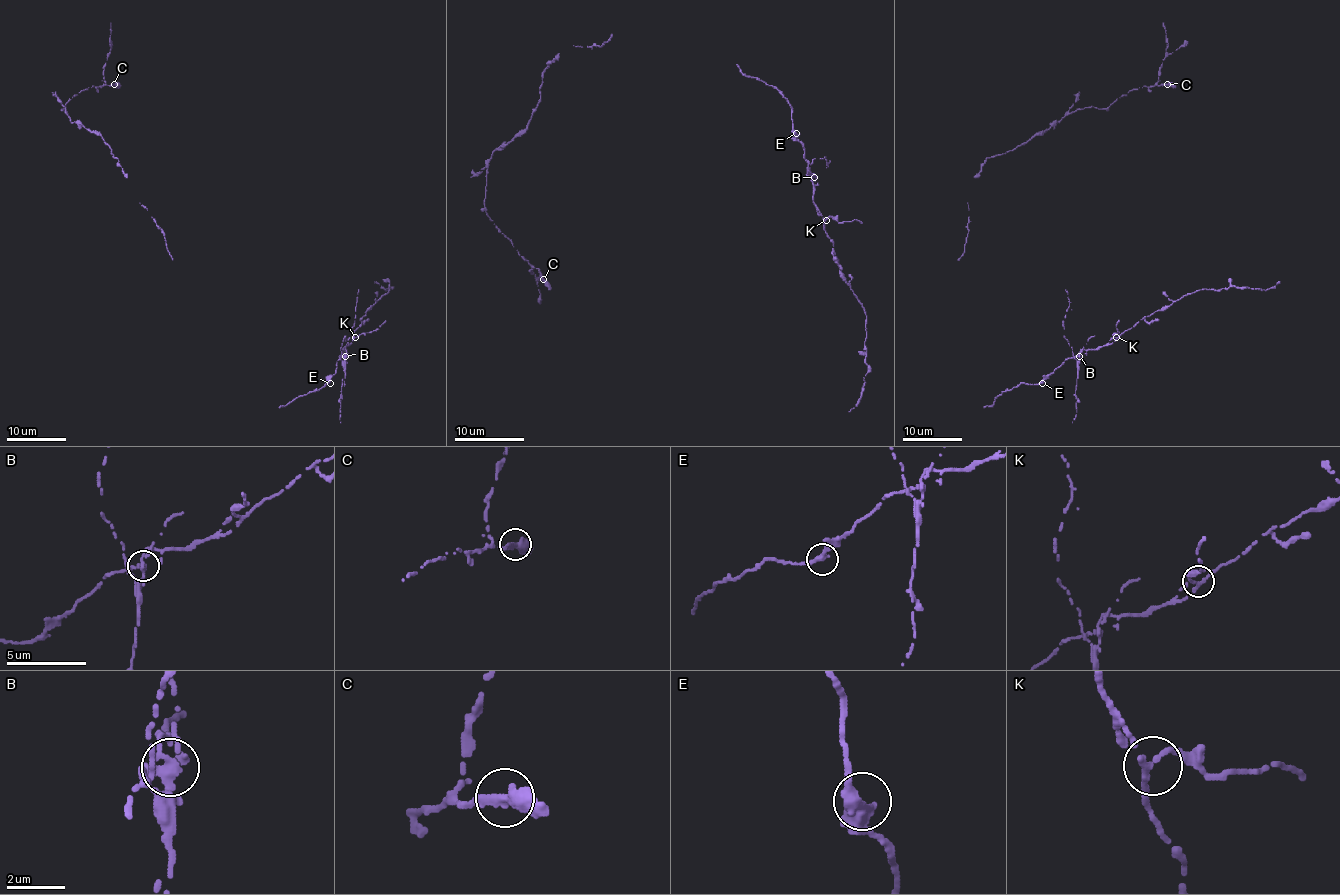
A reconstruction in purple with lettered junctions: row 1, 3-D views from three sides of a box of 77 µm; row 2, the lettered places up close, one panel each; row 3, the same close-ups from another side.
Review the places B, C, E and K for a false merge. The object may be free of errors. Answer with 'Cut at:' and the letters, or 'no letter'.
Cut at: B

